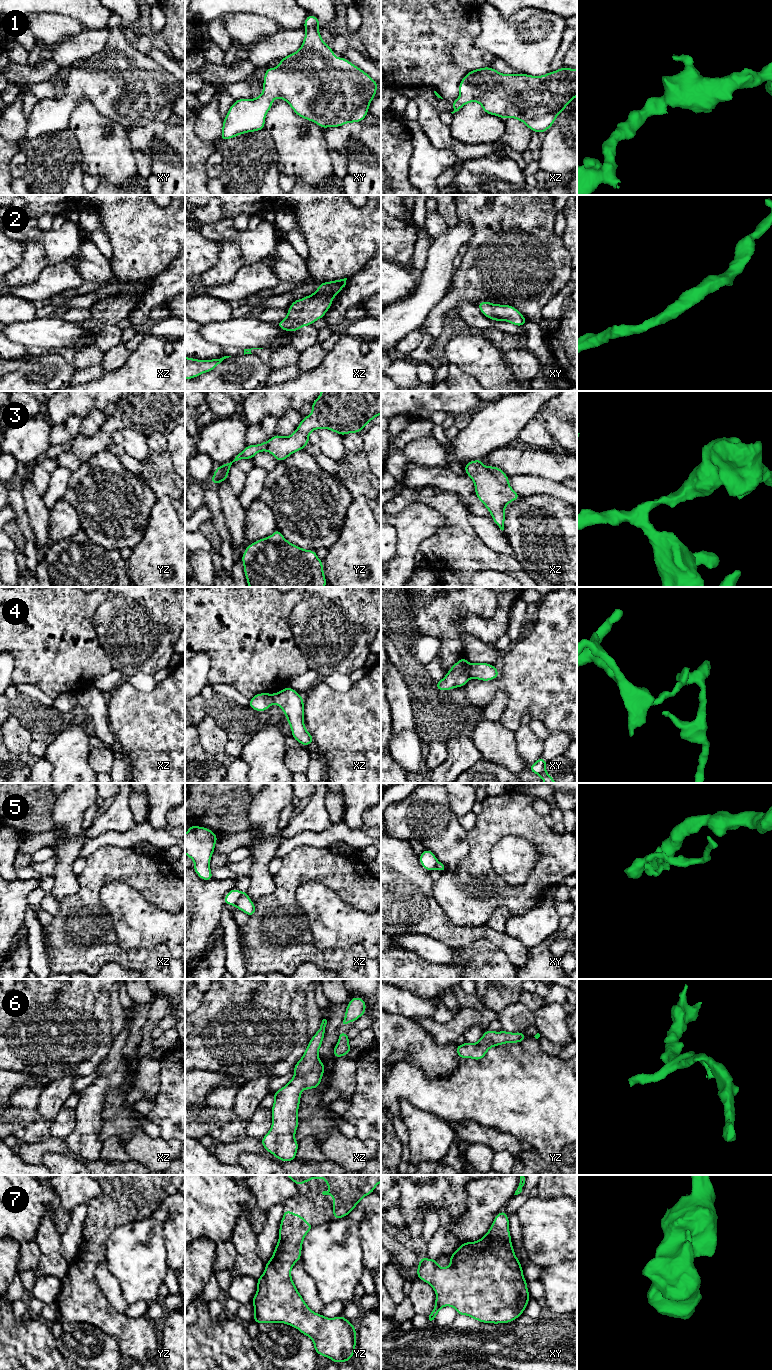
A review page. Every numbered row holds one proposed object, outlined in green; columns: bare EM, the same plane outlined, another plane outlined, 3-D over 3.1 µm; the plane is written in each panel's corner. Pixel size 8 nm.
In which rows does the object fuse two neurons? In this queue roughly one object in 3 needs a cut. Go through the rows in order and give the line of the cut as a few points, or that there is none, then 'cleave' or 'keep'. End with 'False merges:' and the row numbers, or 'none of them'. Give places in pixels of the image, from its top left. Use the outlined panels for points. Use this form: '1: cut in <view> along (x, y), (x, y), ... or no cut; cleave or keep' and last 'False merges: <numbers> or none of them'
1: no cut; keep
2: no cut; keep
3: no cut; keep
4: cut in xy along (471, 664), (469, 677); cleave
5: cut in xz along (241, 892), (236, 906); cleave
6: no cut; keep
7: no cut; keep
False merges: 4, 5

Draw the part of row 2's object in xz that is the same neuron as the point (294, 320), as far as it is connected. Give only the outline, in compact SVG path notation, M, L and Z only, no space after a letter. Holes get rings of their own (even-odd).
M347 278L322 282L313 294L291 303L286 318L277 322L277 326L283 331L299 331L302 326L310 326L324 318L333 298L345 287L346 280Z

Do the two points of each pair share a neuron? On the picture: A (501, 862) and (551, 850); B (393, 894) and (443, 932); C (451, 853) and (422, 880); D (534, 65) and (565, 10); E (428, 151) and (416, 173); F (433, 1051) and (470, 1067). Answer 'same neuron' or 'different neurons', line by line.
A: different neurons
B: same neuron
C: different neurons
D: different neurons
E: same neuron
F: different neurons

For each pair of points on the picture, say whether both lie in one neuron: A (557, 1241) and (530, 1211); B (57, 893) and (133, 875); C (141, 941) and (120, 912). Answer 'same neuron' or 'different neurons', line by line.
A: same neuron
B: different neurons
C: same neuron

